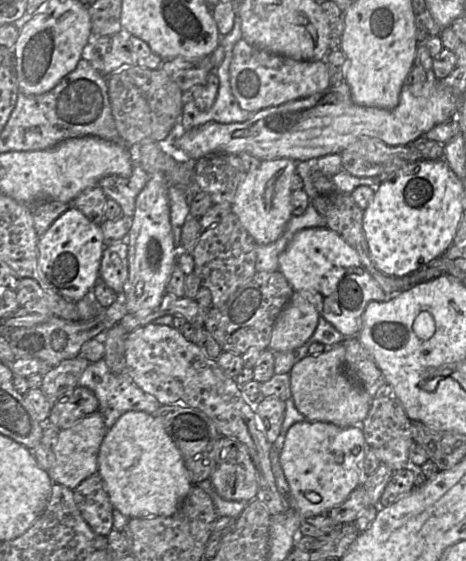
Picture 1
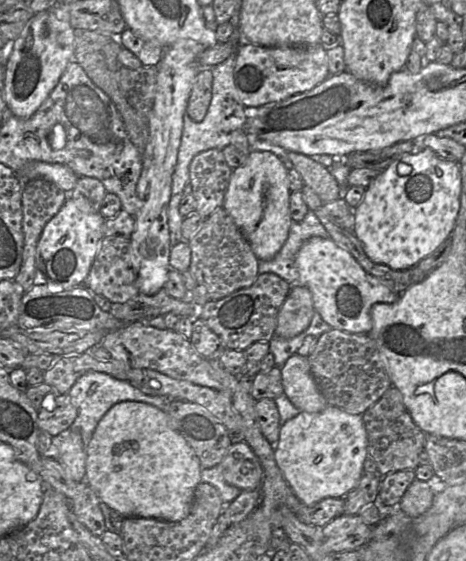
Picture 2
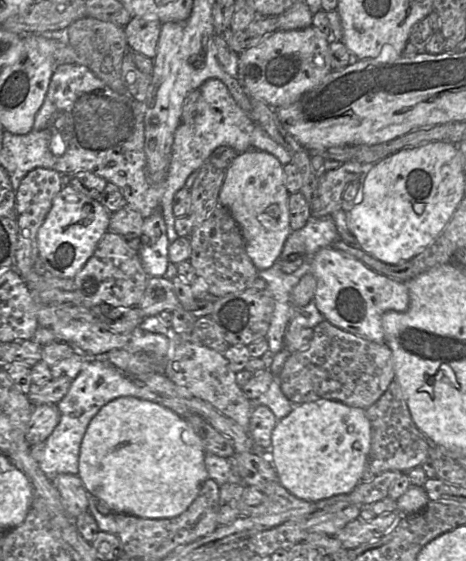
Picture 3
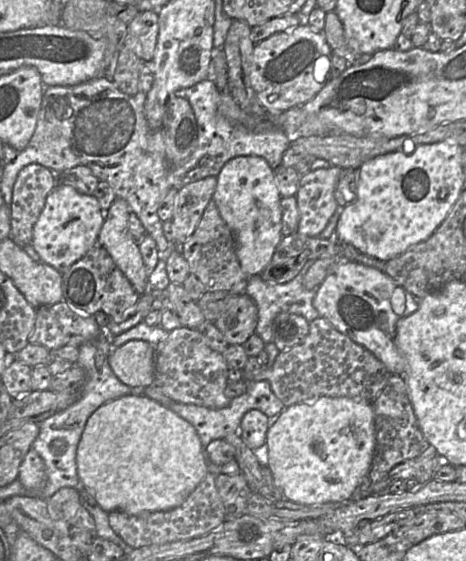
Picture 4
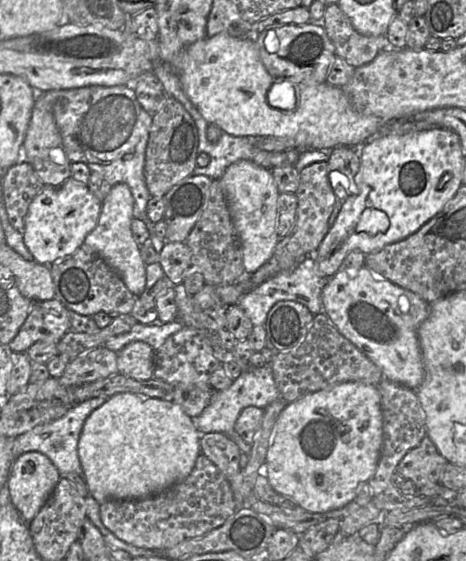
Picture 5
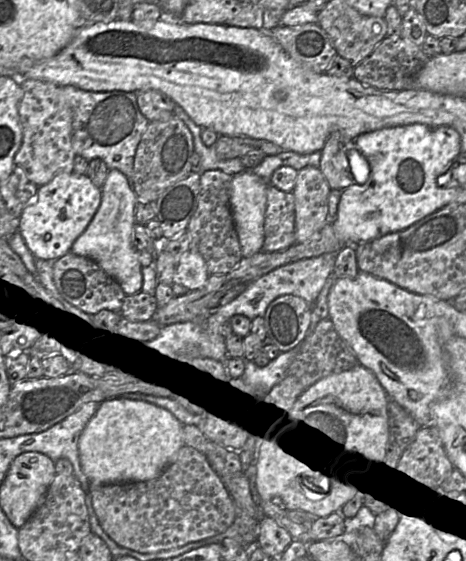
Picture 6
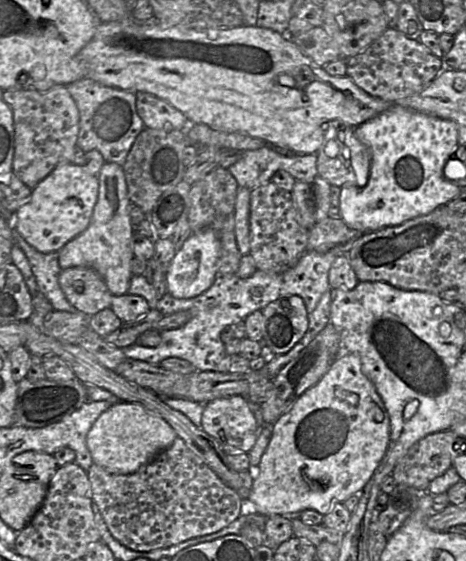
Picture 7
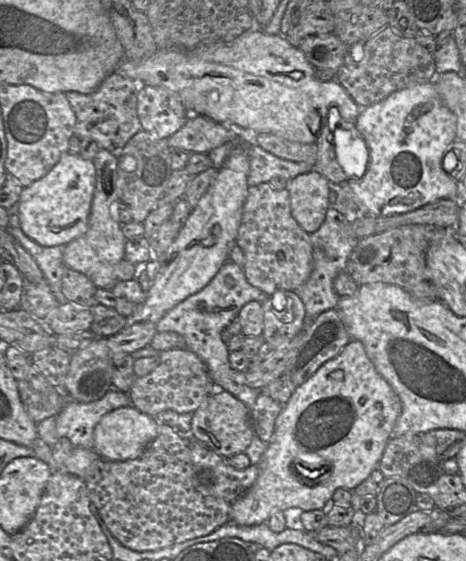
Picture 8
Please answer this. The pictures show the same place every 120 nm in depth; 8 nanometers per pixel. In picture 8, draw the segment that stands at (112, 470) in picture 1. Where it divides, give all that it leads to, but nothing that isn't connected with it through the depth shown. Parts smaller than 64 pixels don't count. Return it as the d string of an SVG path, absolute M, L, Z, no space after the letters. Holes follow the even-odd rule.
M129 405L105 414L94 428L93 450L103 459L127 461L139 458L156 438L157 421Z

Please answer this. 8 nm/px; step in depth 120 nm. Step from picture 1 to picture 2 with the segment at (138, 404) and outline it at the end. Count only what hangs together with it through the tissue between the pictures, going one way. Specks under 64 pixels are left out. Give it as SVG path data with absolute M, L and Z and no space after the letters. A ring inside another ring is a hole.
M93 370L79 377L69 390L68 395L78 411L76 419L68 429L76 430L80 433L85 450L87 449L98 422L116 403L123 401L139 401L153 405L166 412L168 410L168 403L171 401L166 397L145 394L126 380L120 380L110 374Z

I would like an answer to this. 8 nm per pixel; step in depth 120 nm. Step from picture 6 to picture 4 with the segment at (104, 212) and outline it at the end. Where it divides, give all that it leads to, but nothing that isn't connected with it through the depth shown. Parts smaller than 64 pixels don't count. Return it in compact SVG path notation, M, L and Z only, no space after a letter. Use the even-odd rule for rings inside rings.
M116 197L105 211L105 219L97 239L130 281L134 290L142 295L147 285L147 269L139 243L128 228L131 211L125 199Z

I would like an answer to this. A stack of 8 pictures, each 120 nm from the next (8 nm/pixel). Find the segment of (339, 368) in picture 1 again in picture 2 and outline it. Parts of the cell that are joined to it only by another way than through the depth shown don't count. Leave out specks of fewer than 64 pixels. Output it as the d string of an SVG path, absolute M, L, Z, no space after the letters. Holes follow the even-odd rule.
M294 354L280 369L284 394L300 411L317 413L329 405L314 381L307 357Z

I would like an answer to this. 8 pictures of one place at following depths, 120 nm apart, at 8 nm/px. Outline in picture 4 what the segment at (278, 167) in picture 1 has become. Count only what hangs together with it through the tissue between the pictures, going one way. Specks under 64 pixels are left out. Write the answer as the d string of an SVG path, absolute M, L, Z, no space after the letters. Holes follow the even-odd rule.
M236 156L222 167L212 199L234 235L236 255L242 270L248 276L259 275L270 262L282 238L281 195L274 169L263 157Z

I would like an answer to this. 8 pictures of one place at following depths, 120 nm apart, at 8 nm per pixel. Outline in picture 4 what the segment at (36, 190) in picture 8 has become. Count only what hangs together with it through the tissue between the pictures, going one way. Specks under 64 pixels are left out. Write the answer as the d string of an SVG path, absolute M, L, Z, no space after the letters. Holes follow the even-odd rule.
M65 183L57 184L47 195L45 205L34 224L32 246L41 261L63 273L98 240L104 219L105 211L95 195L80 193Z

